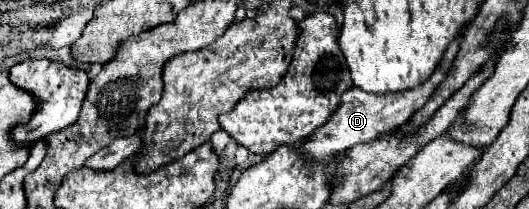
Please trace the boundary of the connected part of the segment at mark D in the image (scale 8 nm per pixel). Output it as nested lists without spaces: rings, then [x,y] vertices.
[[[463,32],[459,34],[459,36],[455,36],[455,40],[449,44],[449,48],[447,48],[447,52],[443,54],[443,60],[439,62],[439,68],[431,74],[431,80],[425,80],[419,88],[415,88],[415,92],[387,92],[387,96],[375,96],[375,94],[369,94],[369,92],[363,92],[361,88],[349,88],[343,96],[341,96],[341,104],[339,104],[339,108],[337,108],[337,112],[327,120],[327,124],[323,124],[323,126],[319,126],[313,134],[311,134],[311,138],[301,146],[301,150],[307,154],[307,156],[311,156],[313,160],[321,160],[321,162],[327,162],[327,160],[333,160],[337,154],[341,154],[341,152],[345,152],[347,148],[351,148],[351,146],[355,146],[355,144],[359,144],[359,142],[371,142],[371,140],[375,140],[375,138],[379,138],[381,134],[389,134],[389,132],[393,132],[395,128],[399,128],[401,124],[405,124],[405,122],[409,122],[409,118],[413,116],[413,112],[417,112],[429,98],[431,98],[431,94],[433,94],[433,90],[437,88],[437,84],[443,80],[443,76],[445,76],[445,72],[447,72],[447,68],[453,64],[453,58],[457,56],[457,50],[459,50],[459,46],[455,46],[455,44],[459,44],[461,42],[461,36],[463,36]]]

